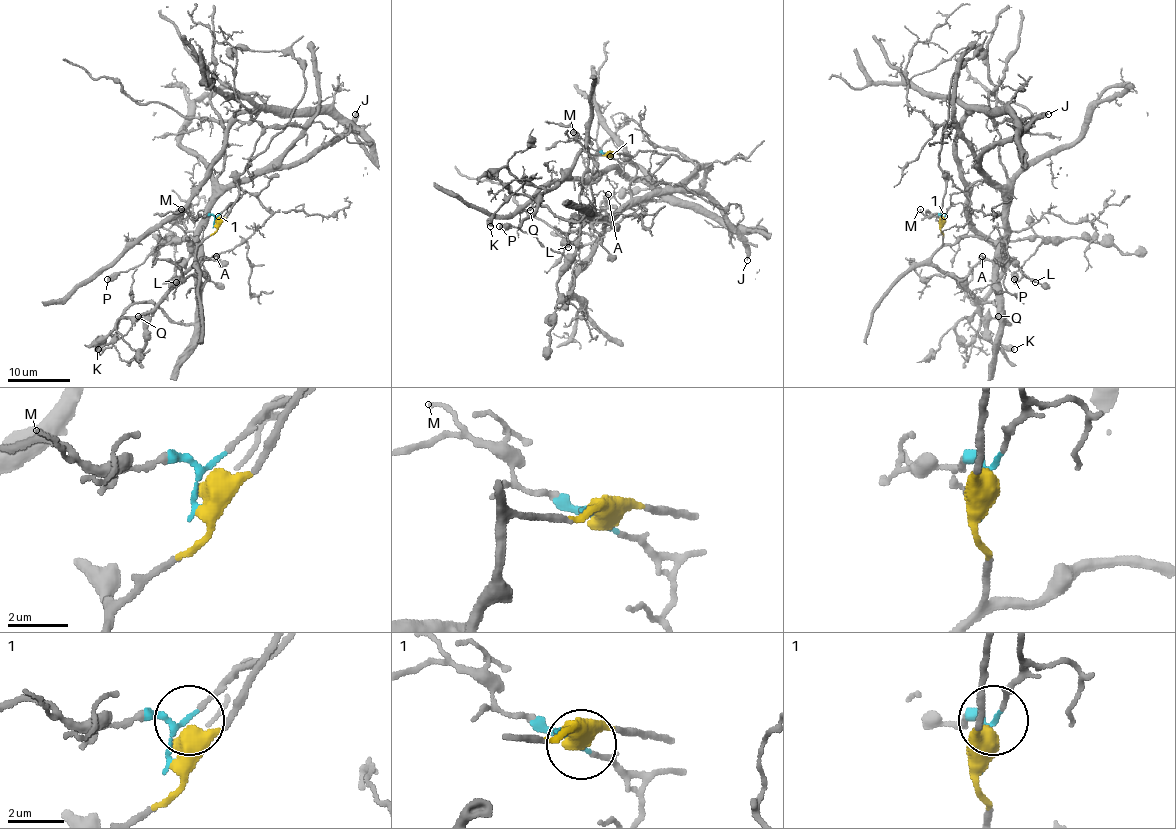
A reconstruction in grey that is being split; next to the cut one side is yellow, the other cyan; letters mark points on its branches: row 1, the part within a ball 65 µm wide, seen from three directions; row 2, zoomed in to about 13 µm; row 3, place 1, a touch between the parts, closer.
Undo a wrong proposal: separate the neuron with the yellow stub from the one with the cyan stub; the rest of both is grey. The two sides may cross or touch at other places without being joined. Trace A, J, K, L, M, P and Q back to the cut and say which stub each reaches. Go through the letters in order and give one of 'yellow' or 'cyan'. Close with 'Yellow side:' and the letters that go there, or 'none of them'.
A: cyan
J: cyan
K: yellow
L: yellow
M: cyan
P: yellow
Q: yellow
Yellow side: K, L, P, Q

